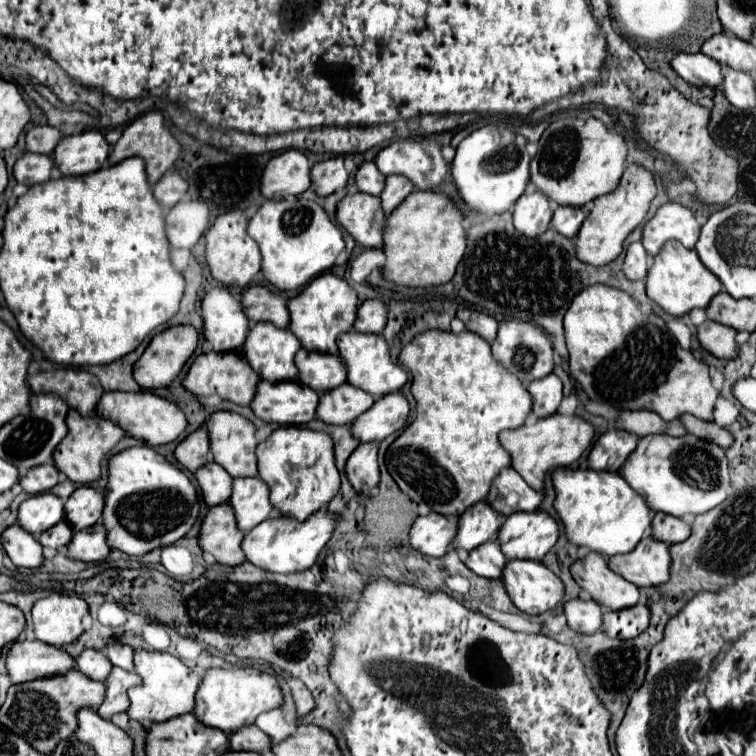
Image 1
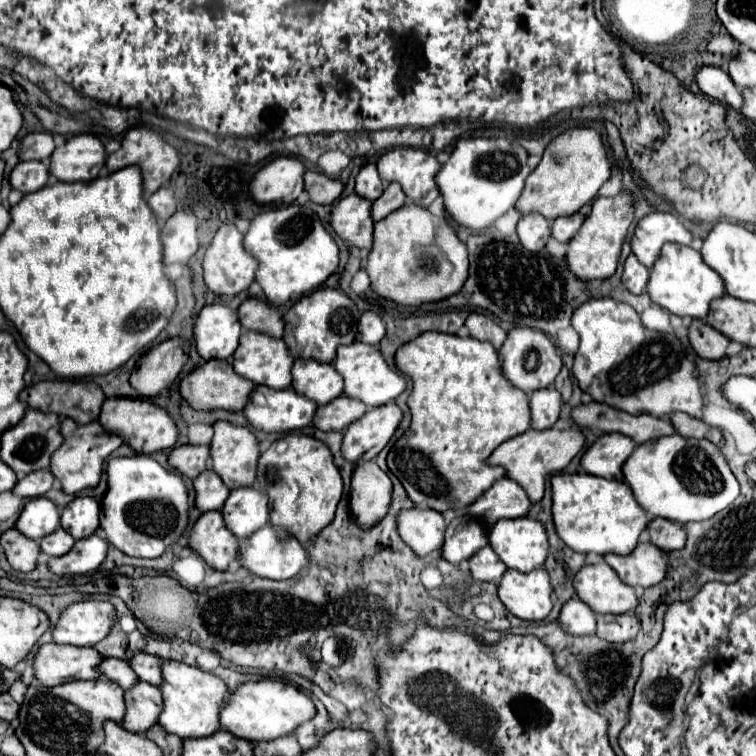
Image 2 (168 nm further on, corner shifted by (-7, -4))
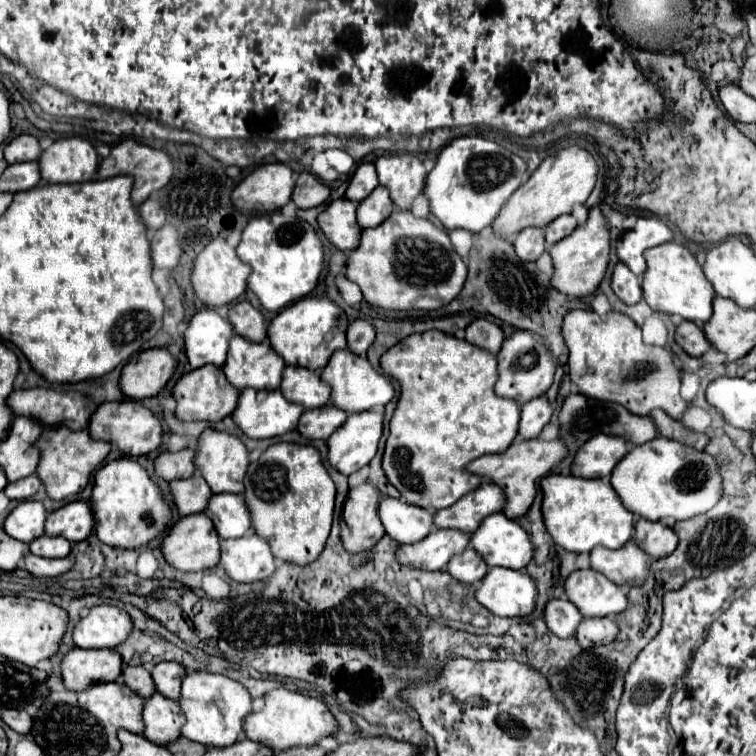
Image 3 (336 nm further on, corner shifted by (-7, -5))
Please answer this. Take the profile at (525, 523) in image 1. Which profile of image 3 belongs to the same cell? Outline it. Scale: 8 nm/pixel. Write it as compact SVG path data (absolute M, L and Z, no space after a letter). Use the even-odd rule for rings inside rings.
M503 513L489 515L471 535L471 545L489 567L525 569L533 557L527 531Z

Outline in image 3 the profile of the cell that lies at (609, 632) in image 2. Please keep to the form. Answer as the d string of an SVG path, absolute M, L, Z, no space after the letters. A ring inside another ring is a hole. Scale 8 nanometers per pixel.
M603 617L603 619L583 619L577 631L577 639L583 647L591 647L591 645L605 645L615 641L619 633L617 623L611 617Z

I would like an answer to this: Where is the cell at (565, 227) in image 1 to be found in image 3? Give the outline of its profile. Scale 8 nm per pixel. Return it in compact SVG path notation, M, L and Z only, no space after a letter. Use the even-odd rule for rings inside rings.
M561 215L557 217L553 223L547 225L547 233L545 233L545 239L549 245L561 241L563 237L567 237L569 233L573 233L573 229L577 227L577 219L573 215Z

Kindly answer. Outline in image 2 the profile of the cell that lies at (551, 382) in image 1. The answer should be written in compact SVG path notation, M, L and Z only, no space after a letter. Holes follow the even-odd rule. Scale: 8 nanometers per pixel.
M553 386L533 392L531 404L531 426L535 430L551 428L557 422L561 410L561 394Z

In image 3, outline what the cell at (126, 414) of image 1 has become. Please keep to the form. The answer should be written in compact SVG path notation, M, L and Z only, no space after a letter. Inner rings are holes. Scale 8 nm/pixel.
M131 399L99 405L97 411L91 415L89 435L93 439L117 445L125 455L131 455L131 457L139 457L139 455L151 453L151 451L155 451L163 443L161 421L143 403L131 401Z

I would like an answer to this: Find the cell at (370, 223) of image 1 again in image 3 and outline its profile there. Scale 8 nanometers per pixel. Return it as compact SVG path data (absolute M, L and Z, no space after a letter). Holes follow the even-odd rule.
M343 197L329 203L329 207L317 217L321 231L341 251L359 247L361 227L357 223L355 211L357 211L357 205Z

